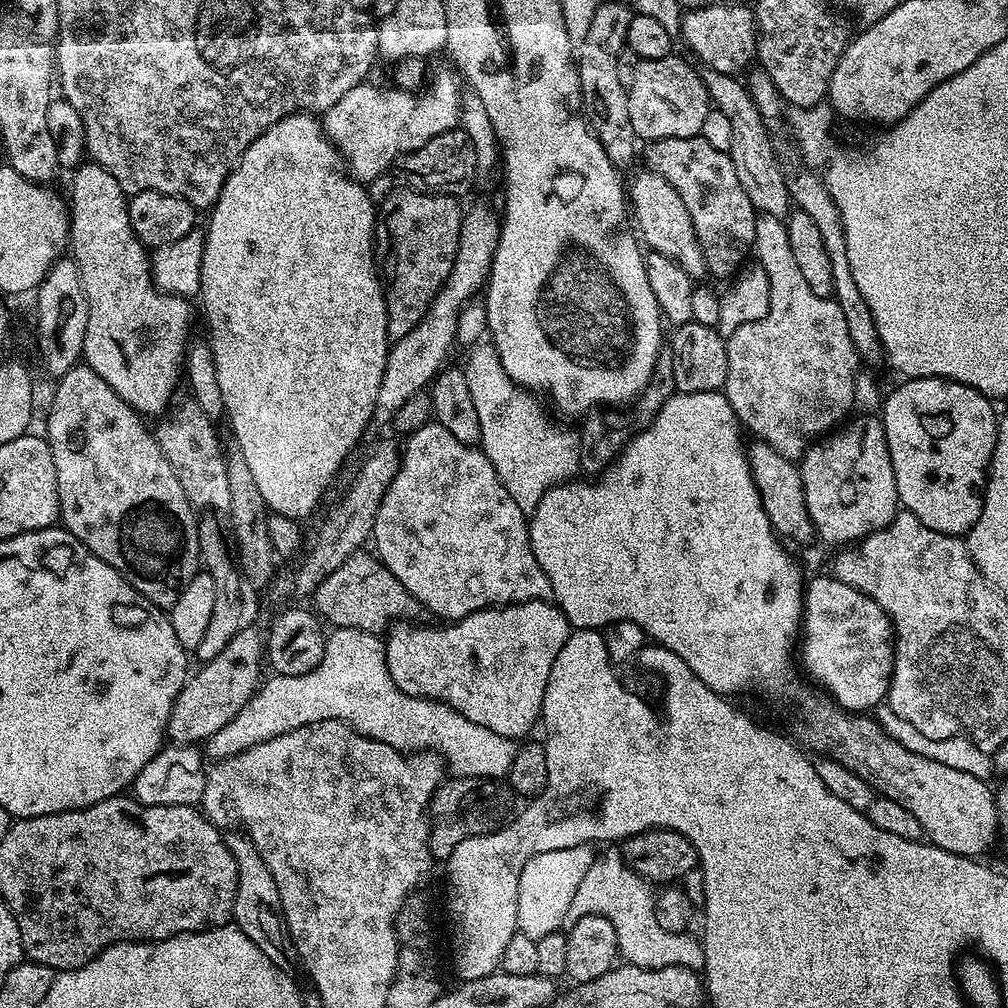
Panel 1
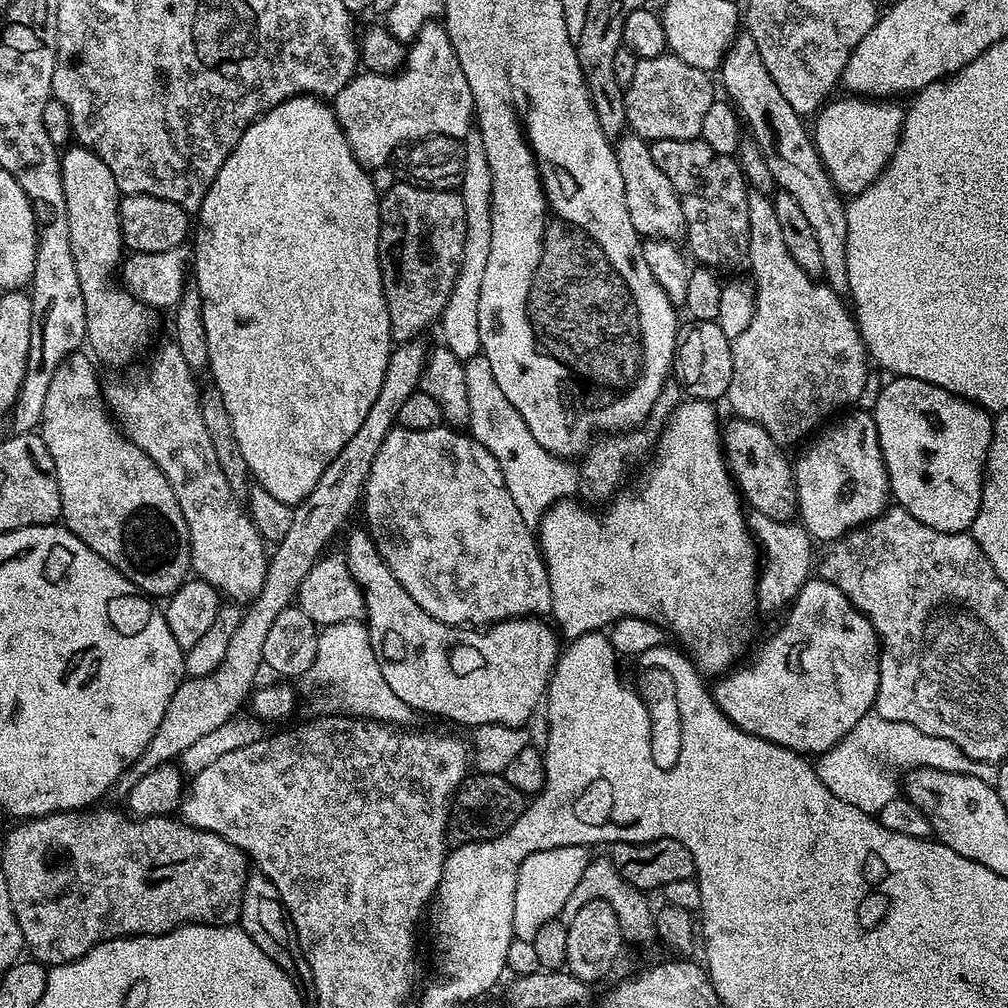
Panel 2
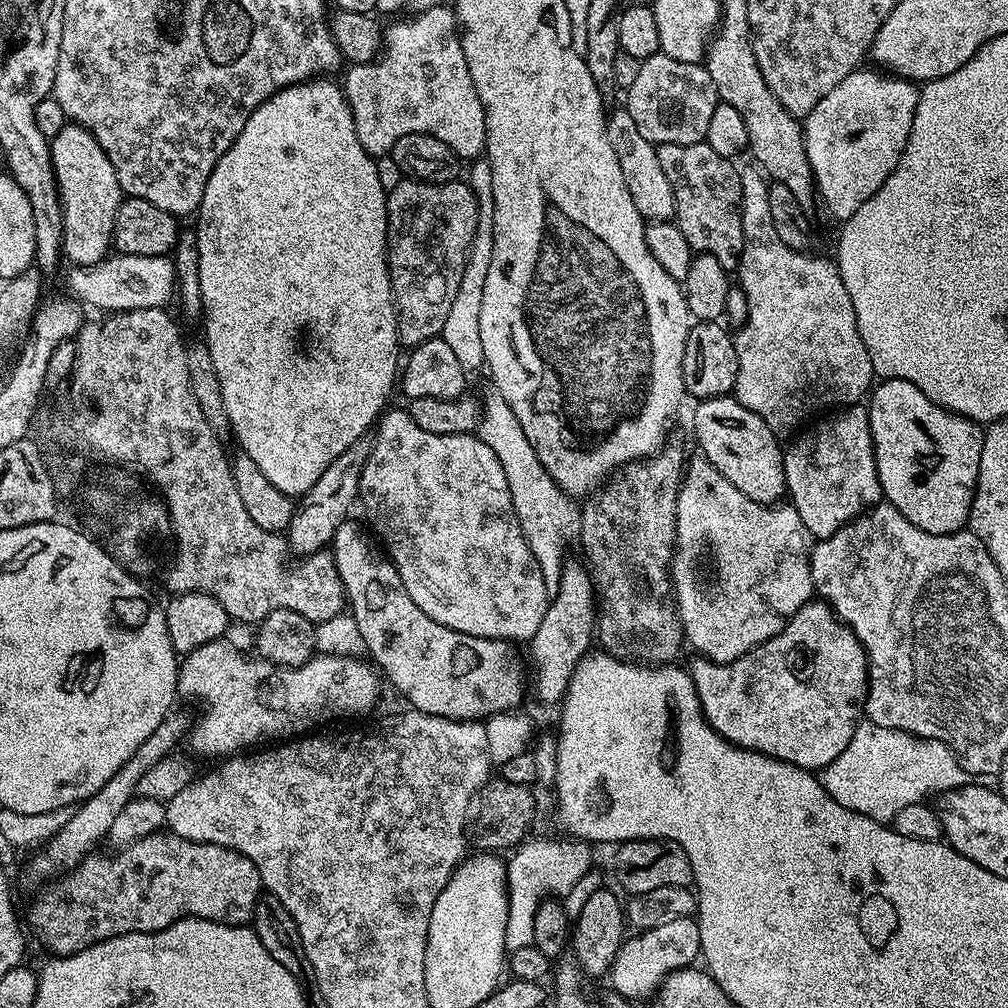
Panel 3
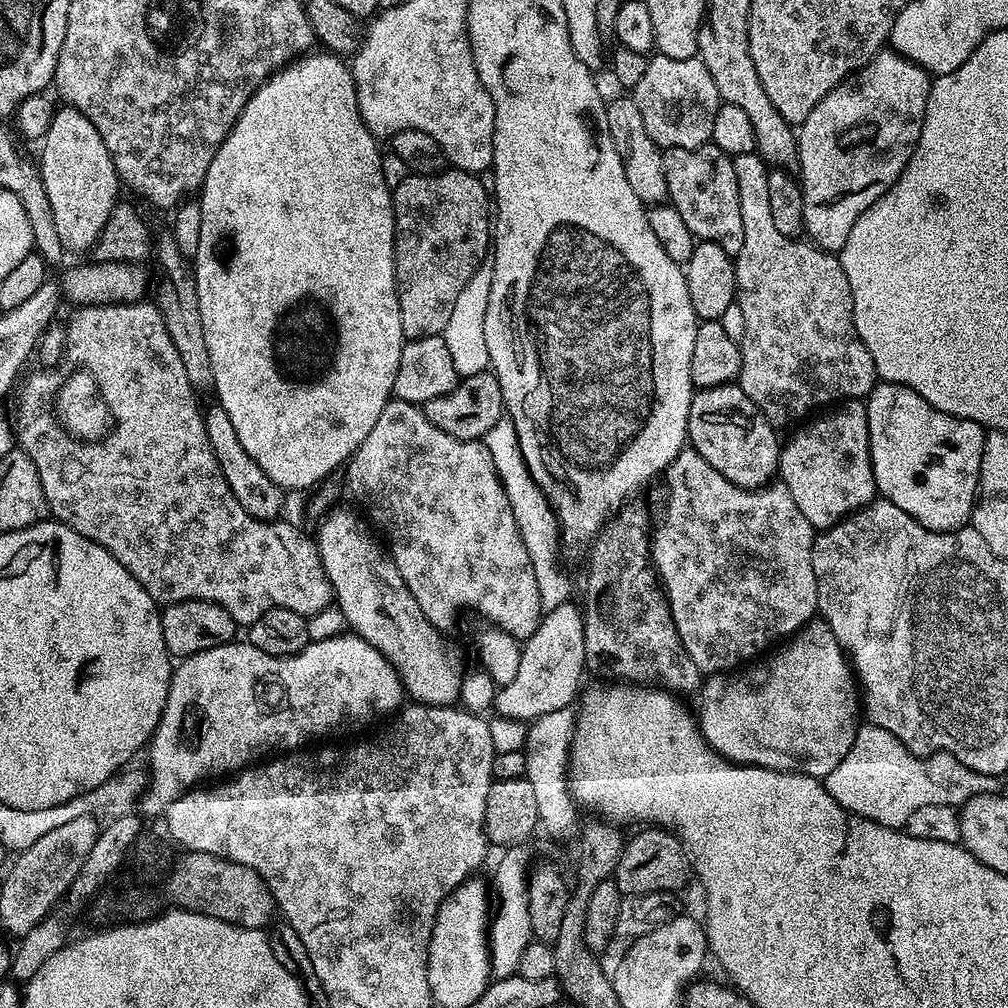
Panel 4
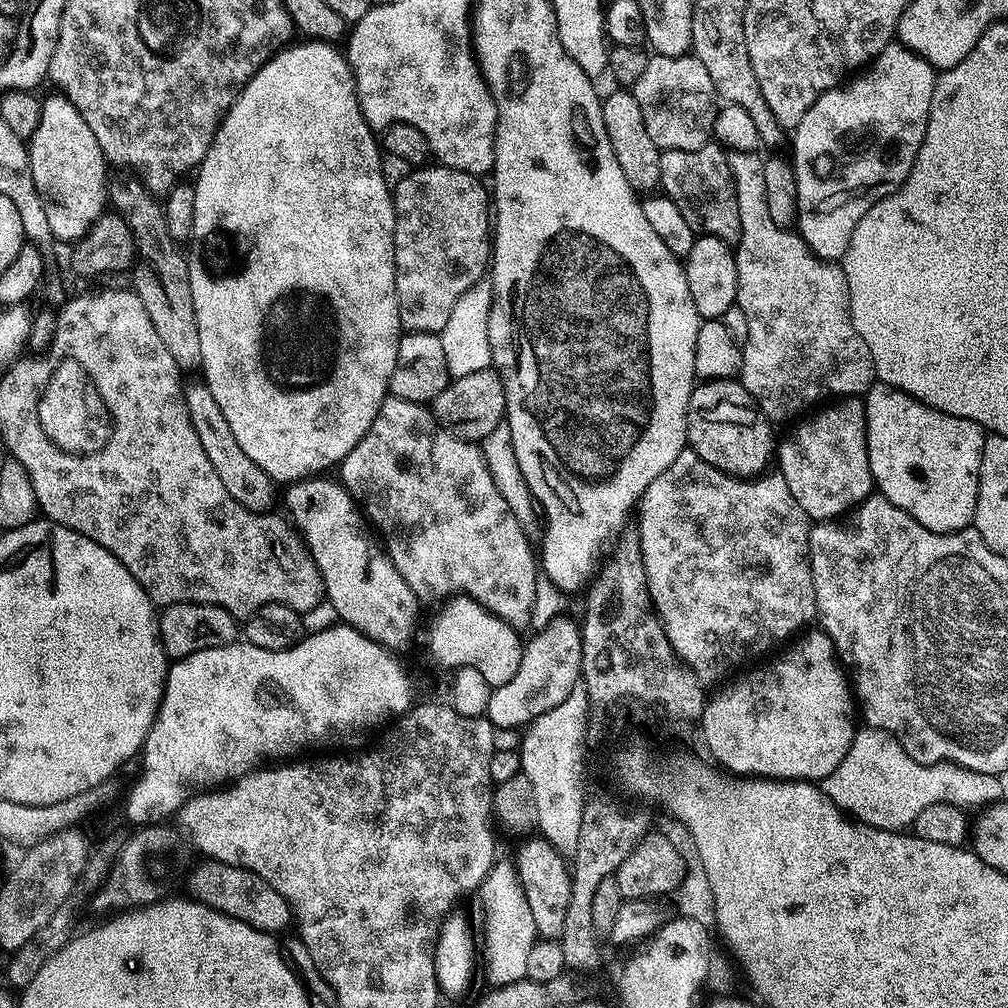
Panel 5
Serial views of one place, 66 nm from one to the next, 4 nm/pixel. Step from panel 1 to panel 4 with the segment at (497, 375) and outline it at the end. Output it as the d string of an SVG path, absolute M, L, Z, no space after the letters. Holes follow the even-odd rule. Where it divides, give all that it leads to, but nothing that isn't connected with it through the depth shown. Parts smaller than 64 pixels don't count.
M501 418L483 436L482 443L484 449L488 451L490 458L494 462L494 470L500 475L500 481L506 490L506 498L510 502L510 510L514 510L514 522L518 526L518 530L522 534L522 542L526 546L526 554L530 554L530 562L534 566L534 578L538 582L538 598L540 599L541 609L544 612L549 612L558 606L569 603L568 584L564 581L563 574L560 573L559 562L556 561L556 555L559 554L560 548L562 549L560 523L556 521L556 514L552 511L552 507L548 505L544 491L534 482L534 478L522 458L522 450L518 446L518 436L514 430L514 422L507 418Z

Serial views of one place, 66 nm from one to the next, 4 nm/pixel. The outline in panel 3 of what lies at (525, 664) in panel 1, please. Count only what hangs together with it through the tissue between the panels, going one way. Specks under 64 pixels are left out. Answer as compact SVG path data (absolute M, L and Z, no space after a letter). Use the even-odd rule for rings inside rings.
M352 523L338 526L330 551L350 605L350 615L354 622L358 622L358 634L362 634L367 655L372 655L371 663L378 669L379 675L385 681L388 679L417 712L451 720L480 722L496 712L519 709L524 700L524 668L520 665L519 654L512 649L515 647L507 640L487 640L481 636L450 630L450 626L442 626L434 622L434 618L422 614L414 598L406 594L406 586L402 586L402 578L398 578L398 570L366 531L365 525Z

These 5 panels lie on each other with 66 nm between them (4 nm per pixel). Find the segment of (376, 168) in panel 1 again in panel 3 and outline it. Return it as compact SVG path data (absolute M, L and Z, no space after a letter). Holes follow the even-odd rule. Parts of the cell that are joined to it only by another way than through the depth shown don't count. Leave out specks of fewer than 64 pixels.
M441 3L425 12L412 14L409 20L400 20L389 28L387 25L382 36L382 55L370 64L354 64L347 69L348 77L342 80L344 95L348 97L358 142L362 142L372 157L389 155L394 142L406 134L430 134L446 142L446 146L450 146L456 157L464 162L475 162L485 155L484 107L466 66L460 34L455 11Z

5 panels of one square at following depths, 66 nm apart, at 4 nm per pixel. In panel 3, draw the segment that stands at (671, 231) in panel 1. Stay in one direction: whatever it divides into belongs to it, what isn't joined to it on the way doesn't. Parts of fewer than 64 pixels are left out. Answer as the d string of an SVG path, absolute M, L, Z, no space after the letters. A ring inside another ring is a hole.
M620 106L617 112L607 113L608 125L606 134L610 138L610 146L614 146L614 154L618 158L618 166L622 170L622 178L626 182L626 190L630 190L630 198L634 198L634 206L645 221L672 220L676 214L676 199L670 186L670 178L658 163L656 145L646 142L638 130L634 118L630 118L627 107Z

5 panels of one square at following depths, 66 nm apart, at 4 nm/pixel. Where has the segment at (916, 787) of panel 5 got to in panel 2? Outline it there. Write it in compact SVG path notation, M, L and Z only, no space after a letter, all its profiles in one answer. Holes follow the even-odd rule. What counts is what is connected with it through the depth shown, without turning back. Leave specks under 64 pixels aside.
M875 710L858 718L855 726L839 742L830 750L819 753L817 760L820 761L815 761L814 767L818 778L822 778L822 786L826 786L826 790L830 790L830 794L834 794L834 798L842 798L842 802L869 814L879 814L886 802L897 799L898 776L896 780L896 771L899 768L904 768L903 770L933 768L950 774L966 774L990 785L995 785L998 778L997 765L970 758L954 742L950 742L946 738L938 738L934 734L926 734L922 730L918 730L918 726L910 726L906 722L890 722L888 718L879 716Z

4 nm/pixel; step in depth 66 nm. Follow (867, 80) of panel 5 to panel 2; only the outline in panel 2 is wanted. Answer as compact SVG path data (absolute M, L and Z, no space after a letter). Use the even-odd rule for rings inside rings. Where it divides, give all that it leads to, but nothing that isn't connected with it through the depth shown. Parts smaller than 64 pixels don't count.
M844 94L841 97L841 100L829 99L815 113L814 143L816 153L837 192L855 194L864 192L884 172L888 159L900 141L905 109L896 105L899 103L884 98L865 98L855 94Z

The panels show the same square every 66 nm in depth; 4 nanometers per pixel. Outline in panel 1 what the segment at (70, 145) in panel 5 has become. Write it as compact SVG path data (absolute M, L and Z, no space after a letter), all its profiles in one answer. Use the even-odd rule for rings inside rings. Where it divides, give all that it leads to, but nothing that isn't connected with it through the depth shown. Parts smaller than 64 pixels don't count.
M84 162L71 173L71 176L72 200L70 196L70 256L71 259L75 260L76 265L78 266L78 274L80 275L80 281L82 282L82 290L86 294L86 302L88 303L86 342L84 343L84 355L82 357L83 363L87 364L90 370L94 370L94 374L98 374L98 378L102 378L102 382L106 382L106 386L110 386L110 390L114 390L114 394L118 394L118 398L122 398L122 402L126 402L133 410L143 414L145 417L156 415L156 417L159 417L161 414L169 411L170 405L173 403L172 395L175 394L176 387L178 387L179 384L181 387L182 384L184 349L188 347L190 339L190 333L188 333L188 331L192 328L192 308L188 305L191 303L189 303L189 301L183 296L175 296L169 292L161 292L160 289L152 283L152 270L150 267L149 253L146 251L146 246L140 239L138 239L138 237L136 237L134 230L130 226L130 214L128 213L128 200L126 199L126 193L122 190L122 186L118 186L118 182L114 182L114 174L107 172L101 164L95 162Z

